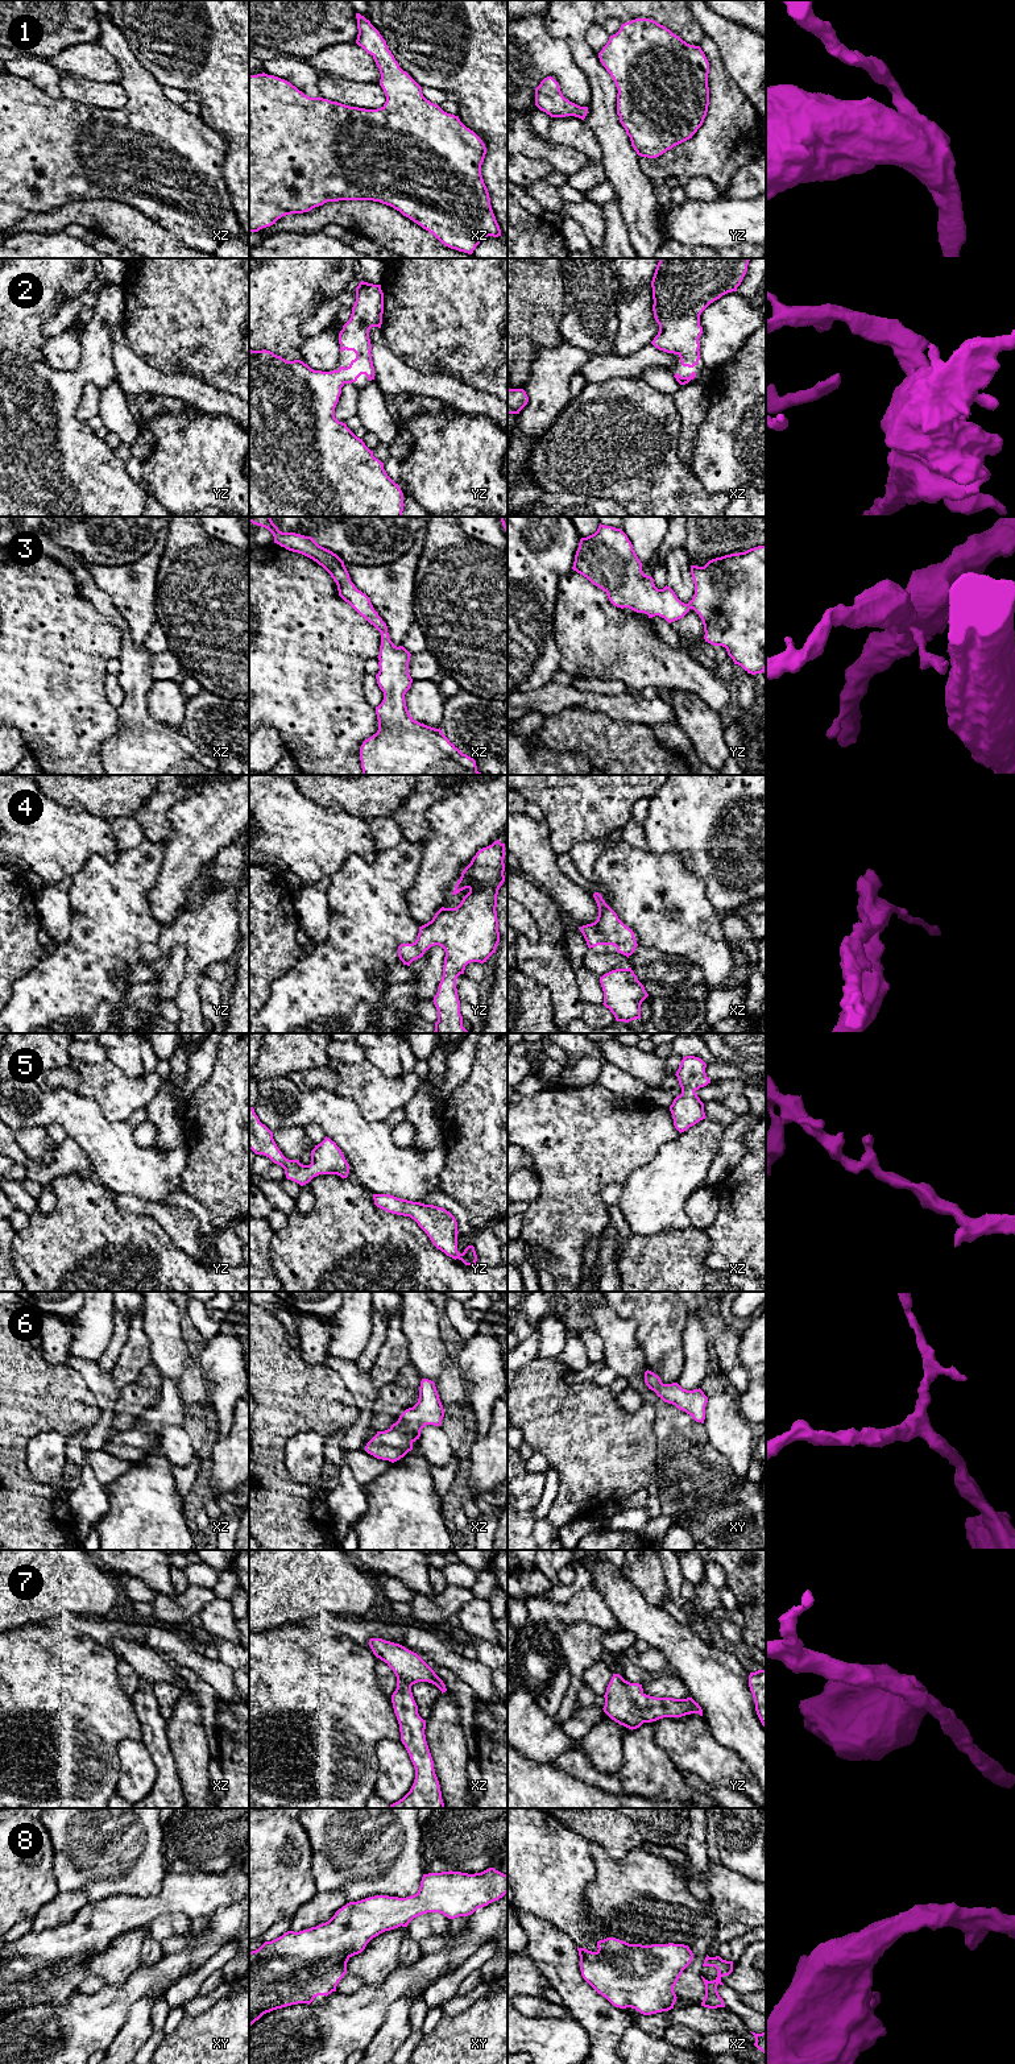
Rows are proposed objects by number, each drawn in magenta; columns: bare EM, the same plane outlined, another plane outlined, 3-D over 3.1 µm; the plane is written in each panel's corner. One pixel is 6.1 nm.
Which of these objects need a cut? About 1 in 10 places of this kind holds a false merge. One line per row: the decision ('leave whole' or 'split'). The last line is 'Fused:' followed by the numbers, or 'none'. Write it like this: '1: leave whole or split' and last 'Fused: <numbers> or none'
1: leave whole
2: leave whole
3: leave whole
4: leave whole
5: leave whole
6: leave whole
7: leave whole
8: leave whole
Fused: none

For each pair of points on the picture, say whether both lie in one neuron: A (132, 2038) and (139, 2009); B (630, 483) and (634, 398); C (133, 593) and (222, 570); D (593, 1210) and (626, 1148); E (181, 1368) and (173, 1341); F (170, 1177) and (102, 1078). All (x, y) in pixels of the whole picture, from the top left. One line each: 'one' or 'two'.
A: one
B: one
C: two
D: one
E: one
F: two

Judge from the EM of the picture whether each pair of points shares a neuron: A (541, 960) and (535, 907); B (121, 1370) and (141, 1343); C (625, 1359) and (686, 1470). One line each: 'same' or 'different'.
A: same
B: same
C: same

